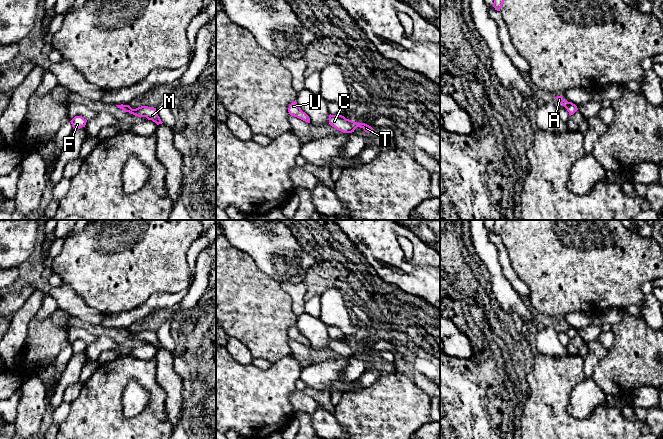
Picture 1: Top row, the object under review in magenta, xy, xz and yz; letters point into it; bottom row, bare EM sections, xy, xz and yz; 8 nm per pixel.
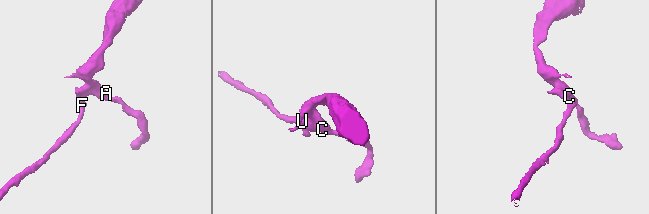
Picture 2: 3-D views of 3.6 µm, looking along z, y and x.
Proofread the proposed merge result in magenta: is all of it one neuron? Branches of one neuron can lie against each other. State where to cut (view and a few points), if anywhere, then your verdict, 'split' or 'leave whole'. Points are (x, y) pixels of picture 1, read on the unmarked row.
no cut | leave whole

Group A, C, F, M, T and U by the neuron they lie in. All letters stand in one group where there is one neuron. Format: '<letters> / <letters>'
A C F M T U

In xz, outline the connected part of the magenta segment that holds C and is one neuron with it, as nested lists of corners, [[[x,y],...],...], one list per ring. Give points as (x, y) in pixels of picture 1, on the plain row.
[[[329,339],[329,348],[343,357],[352,357],[357,351],[363,352],[365,356],[370,357],[374,353],[365,348],[357,347],[352,344],[346,343],[342,339]]]

